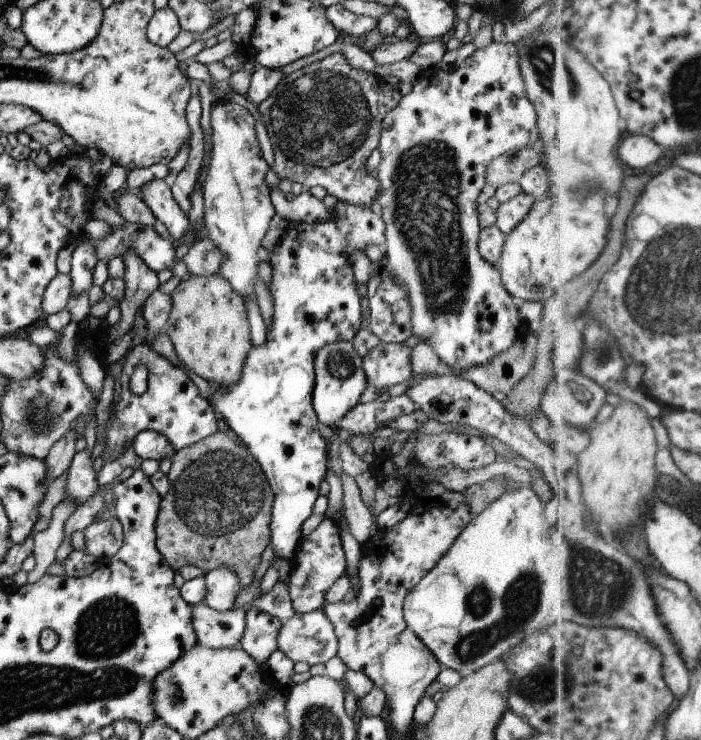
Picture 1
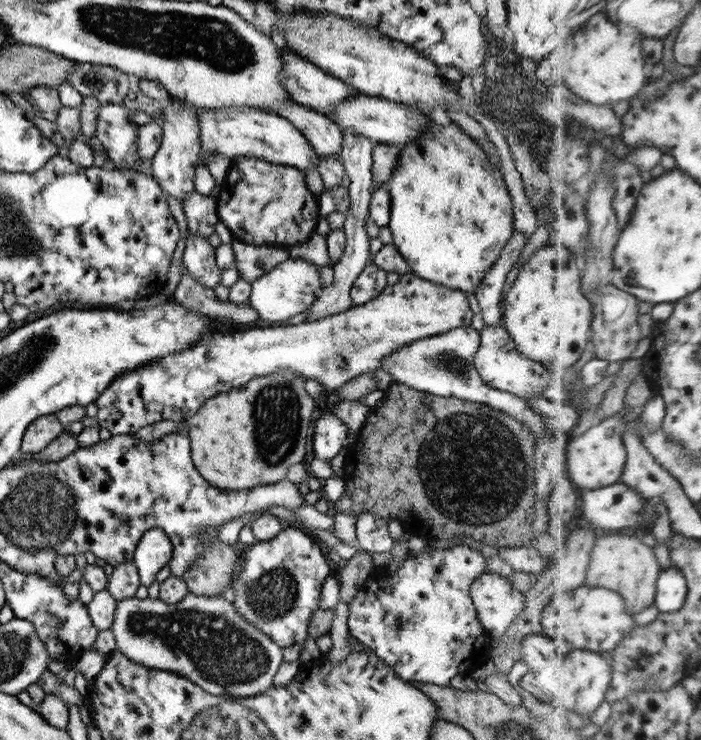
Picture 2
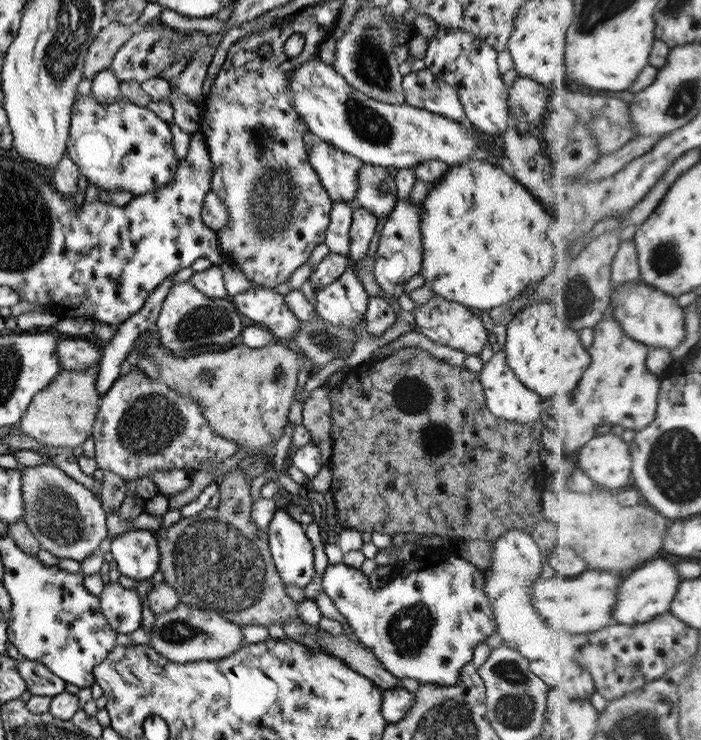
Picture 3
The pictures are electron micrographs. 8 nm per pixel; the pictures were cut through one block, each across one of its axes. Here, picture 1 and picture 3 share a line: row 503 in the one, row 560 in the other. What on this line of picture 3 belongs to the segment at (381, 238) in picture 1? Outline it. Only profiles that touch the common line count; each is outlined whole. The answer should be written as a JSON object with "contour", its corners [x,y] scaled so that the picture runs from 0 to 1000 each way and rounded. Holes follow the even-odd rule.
{"contour":[[[397,686],[378,718],[382,723],[388,758],[392,761],[392,768],[402,781],[404,789],[434,796],[449,778],[449,753],[448,738],[437,726],[437,716],[431,714],[428,704],[419,703],[411,692]]]}

